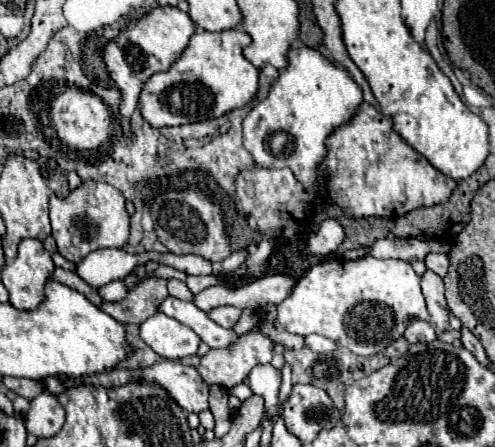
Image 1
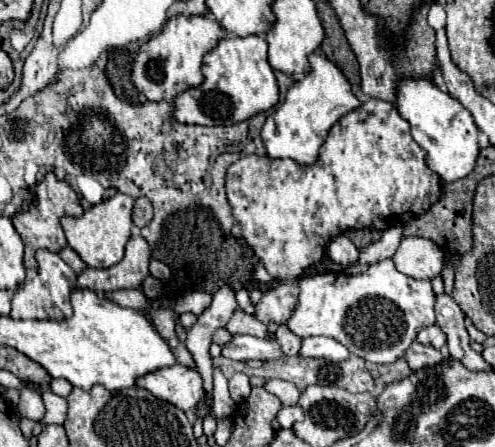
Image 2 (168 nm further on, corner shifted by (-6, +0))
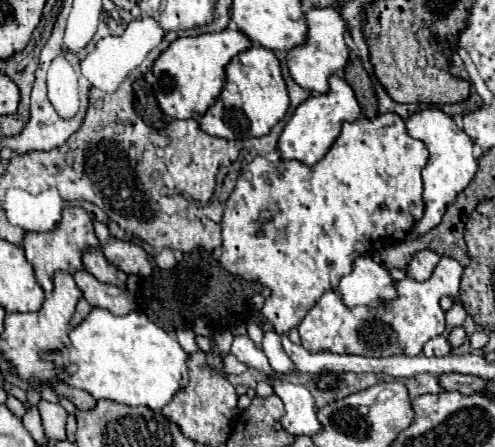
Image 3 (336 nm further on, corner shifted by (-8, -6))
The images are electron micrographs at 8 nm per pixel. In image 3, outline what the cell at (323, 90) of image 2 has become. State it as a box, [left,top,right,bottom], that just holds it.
[278,74,362,166]

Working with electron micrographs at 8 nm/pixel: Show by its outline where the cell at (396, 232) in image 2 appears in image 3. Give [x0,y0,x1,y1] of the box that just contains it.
[406,106,478,240]

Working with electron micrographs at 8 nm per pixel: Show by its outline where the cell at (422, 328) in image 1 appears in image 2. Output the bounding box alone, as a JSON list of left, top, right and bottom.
[418,324,446,350]

